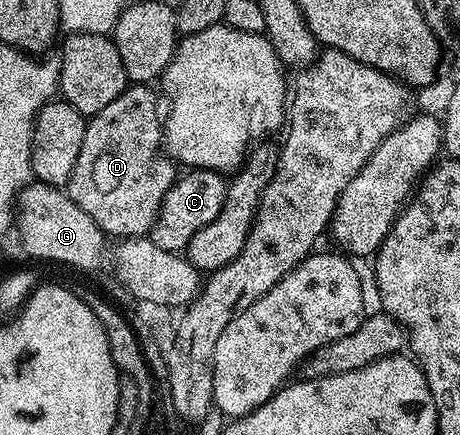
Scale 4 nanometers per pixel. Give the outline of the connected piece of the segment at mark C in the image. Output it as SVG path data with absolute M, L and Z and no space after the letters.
M197 168L183 175L176 179L169 194L165 194L165 198L161 202L161 210L155 219L155 225L149 233L151 241L157 246L161 246L161 250L182 253L189 246L193 236L203 226L209 226L209 222L213 222L213 218L217 218L217 214L227 201L229 180L224 173Z

